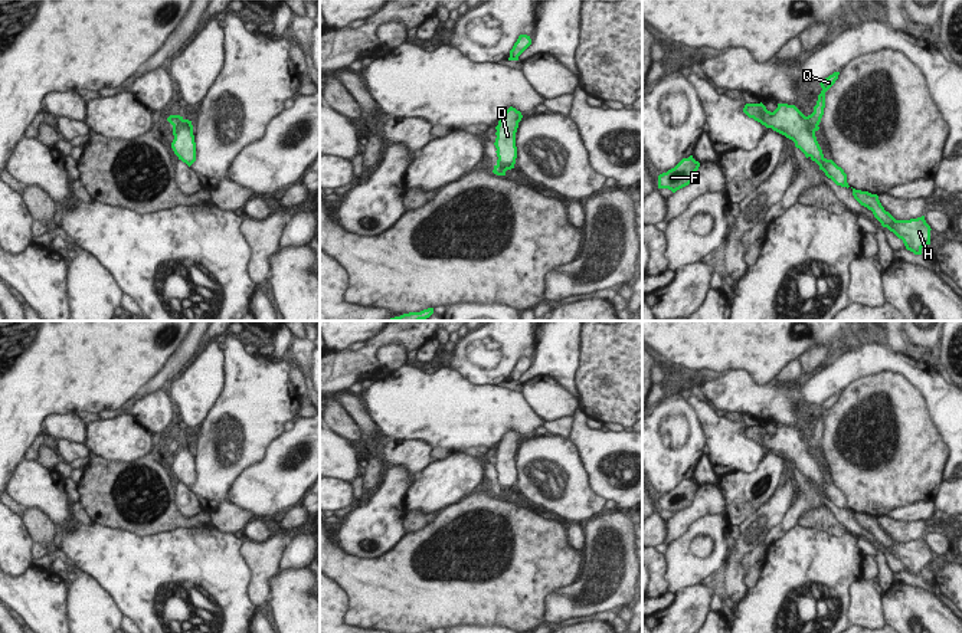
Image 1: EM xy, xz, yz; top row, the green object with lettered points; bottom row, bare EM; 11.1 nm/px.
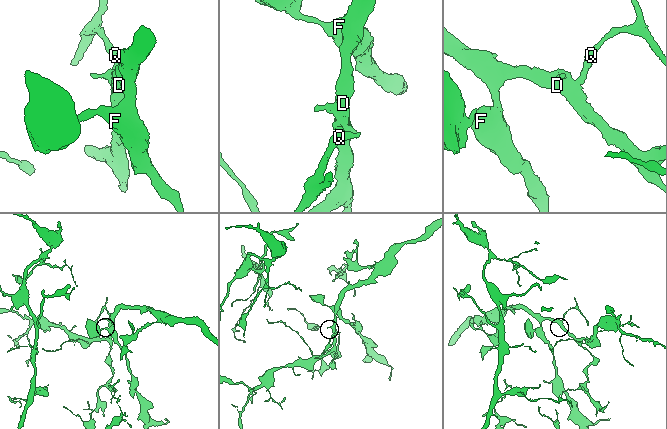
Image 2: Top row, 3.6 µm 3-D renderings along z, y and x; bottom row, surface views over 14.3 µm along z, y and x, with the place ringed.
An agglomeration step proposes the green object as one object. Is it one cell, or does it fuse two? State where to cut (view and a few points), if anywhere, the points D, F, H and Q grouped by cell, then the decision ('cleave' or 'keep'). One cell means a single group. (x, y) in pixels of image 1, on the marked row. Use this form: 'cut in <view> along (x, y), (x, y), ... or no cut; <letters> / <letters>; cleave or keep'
cut in yz along (805, 117), (817, 127); D F H / Q; cleave

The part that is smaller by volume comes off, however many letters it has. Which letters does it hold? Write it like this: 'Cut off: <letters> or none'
Cut off: Q

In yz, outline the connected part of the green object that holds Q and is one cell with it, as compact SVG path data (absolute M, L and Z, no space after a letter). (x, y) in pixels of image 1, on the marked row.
M834 72L819 83L822 91L818 95L818 101L817 101L817 105L814 106L814 112L806 117L811 125L817 125L817 127L819 125L821 118L824 115L824 108L825 108L825 92L835 83L835 81L838 79L838 75L840 72Z

